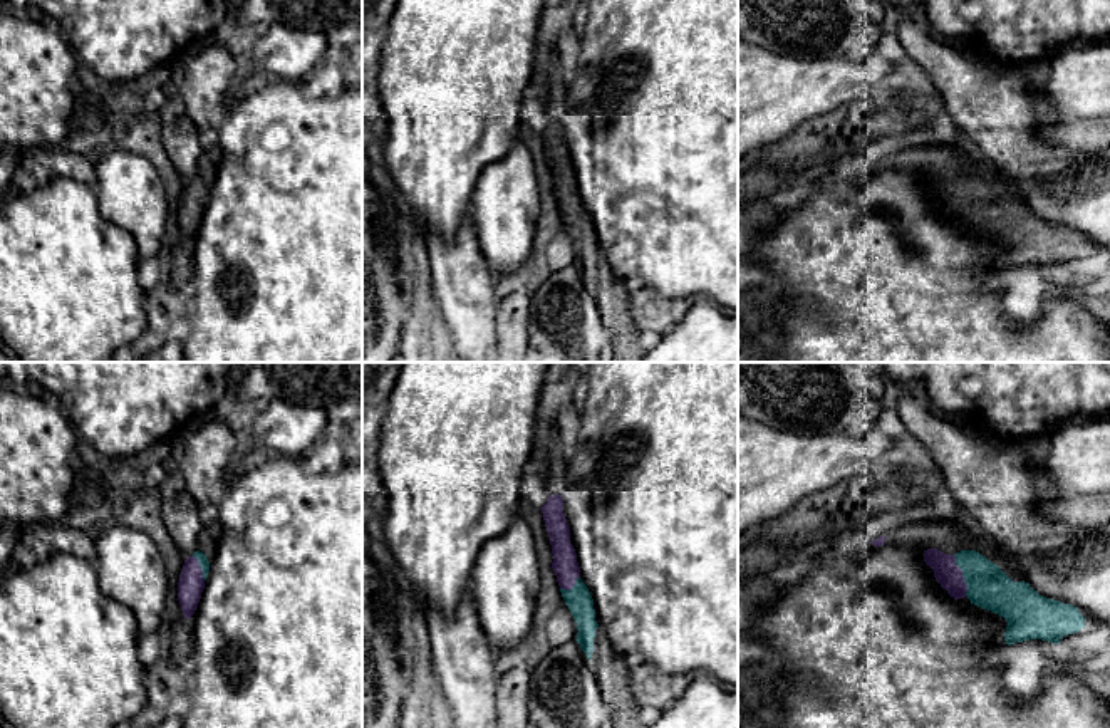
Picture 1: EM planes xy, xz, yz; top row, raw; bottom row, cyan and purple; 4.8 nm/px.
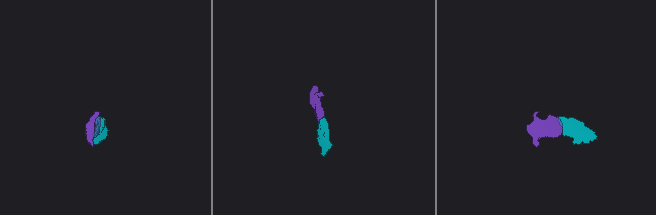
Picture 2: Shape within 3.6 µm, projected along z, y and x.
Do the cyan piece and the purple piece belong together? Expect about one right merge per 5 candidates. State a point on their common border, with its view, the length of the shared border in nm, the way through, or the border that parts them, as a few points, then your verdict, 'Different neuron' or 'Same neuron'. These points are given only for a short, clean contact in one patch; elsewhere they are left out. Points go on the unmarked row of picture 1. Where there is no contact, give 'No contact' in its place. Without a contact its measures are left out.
Touches cyan at yz (963, 198). Shared border 220 nm. Path across: yz (988, 212), (978, 202), (963, 198), (948, 198). Same neuron

